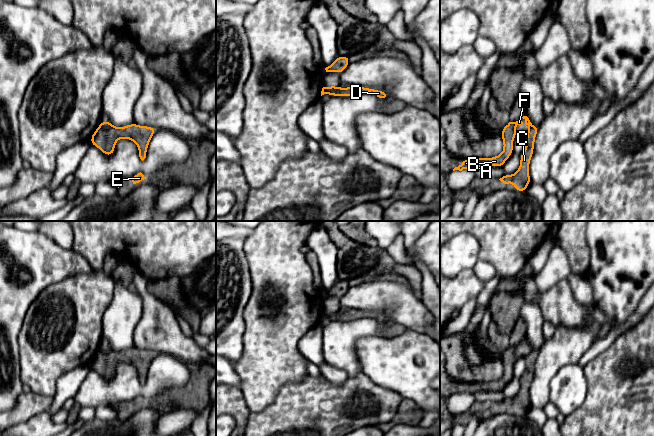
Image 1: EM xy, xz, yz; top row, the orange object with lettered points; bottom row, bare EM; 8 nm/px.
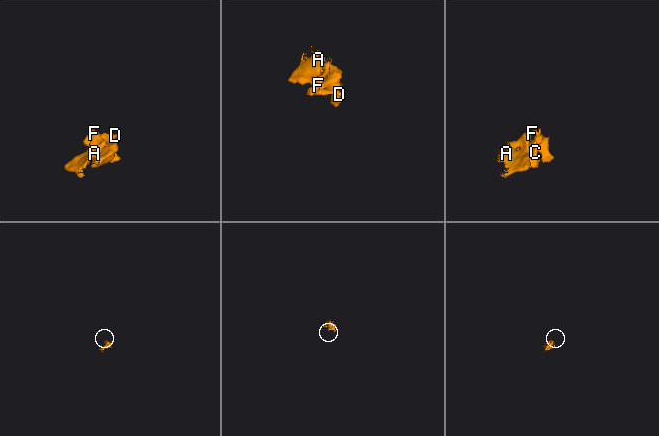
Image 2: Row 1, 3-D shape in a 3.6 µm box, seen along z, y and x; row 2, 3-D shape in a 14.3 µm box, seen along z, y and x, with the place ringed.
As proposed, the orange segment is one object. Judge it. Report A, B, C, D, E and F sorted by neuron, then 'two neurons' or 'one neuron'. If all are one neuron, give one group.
A B F / C D E; two neurons

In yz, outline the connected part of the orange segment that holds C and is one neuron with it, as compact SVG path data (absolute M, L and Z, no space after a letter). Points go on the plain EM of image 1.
M539 350L531 351L526 357L526 370L520 379L520 390L514 399L505 398L499 404L505 408L514 407L515 414L525 416L527 410L531 407L529 399L529 388L534 375L535 361Z

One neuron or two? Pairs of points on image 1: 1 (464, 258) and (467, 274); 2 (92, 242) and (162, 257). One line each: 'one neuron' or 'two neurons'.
1: two neurons
2: one neuron

